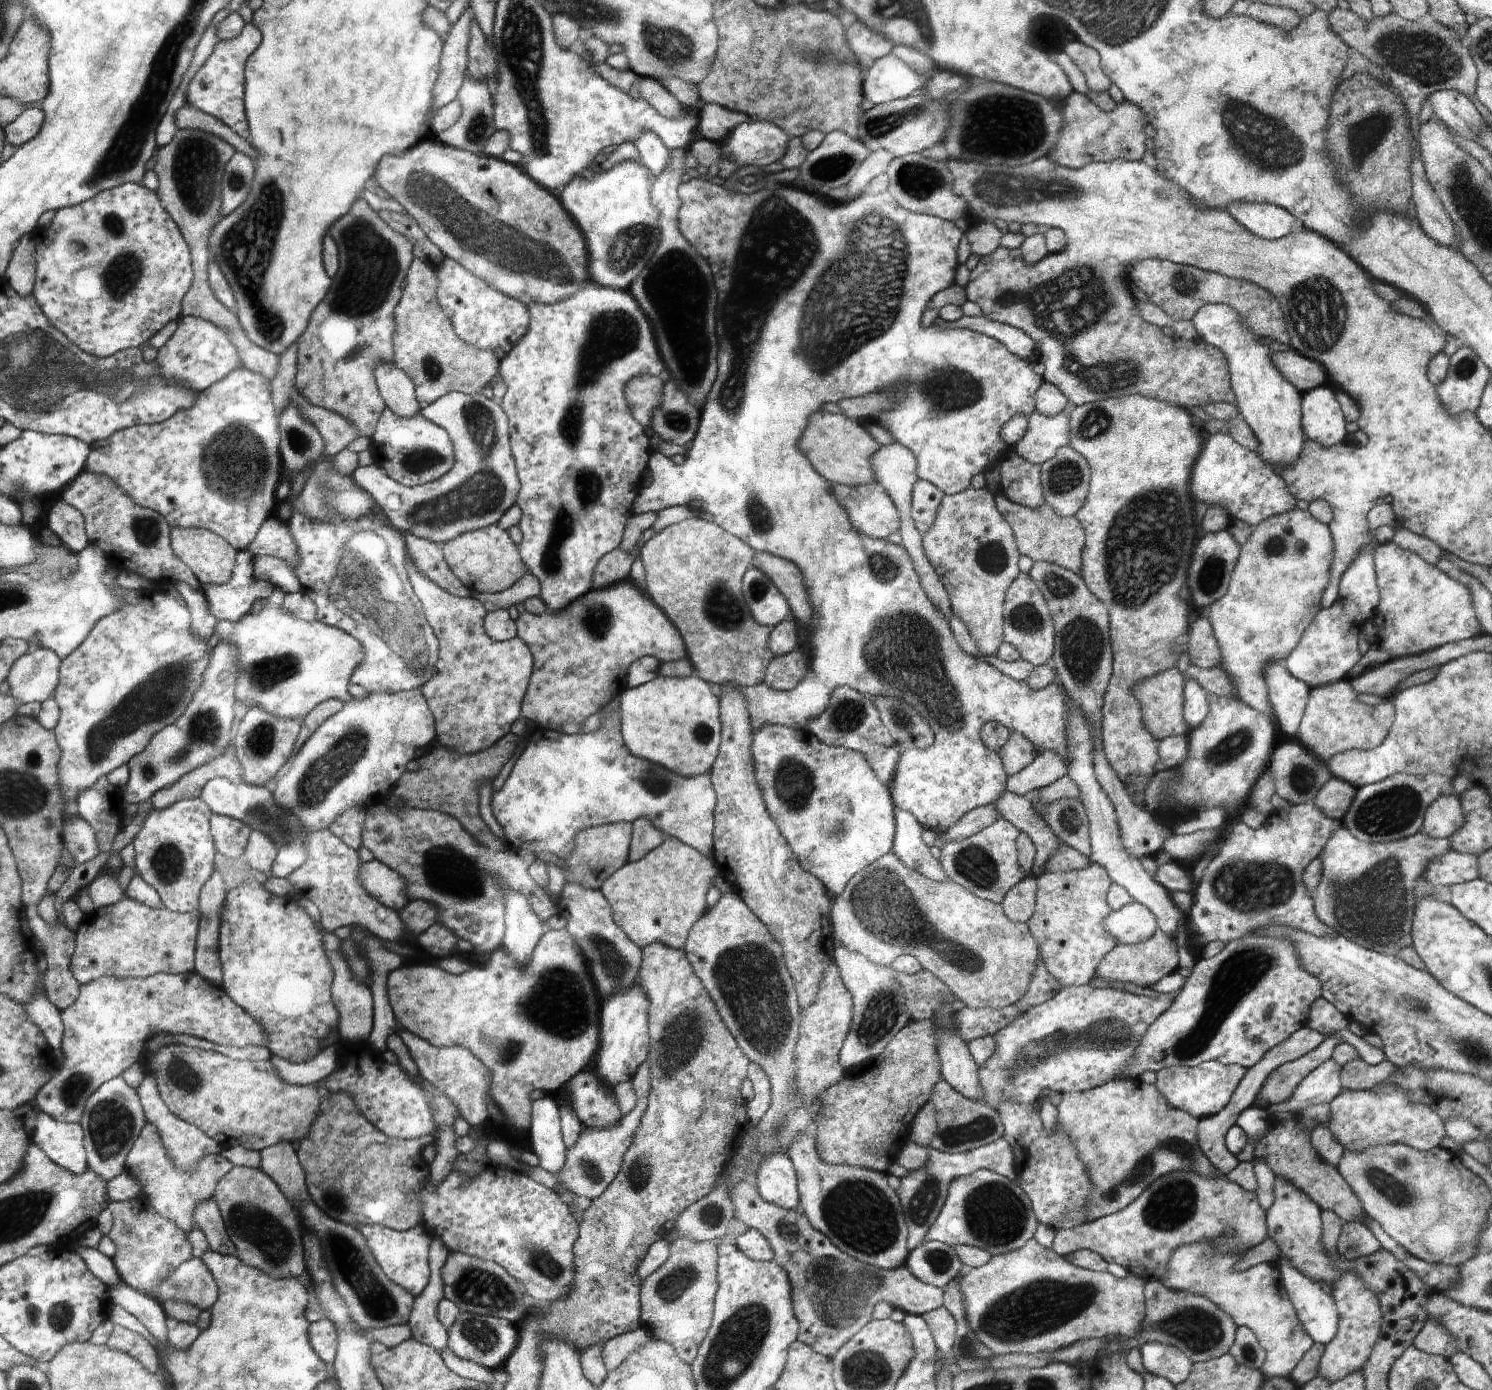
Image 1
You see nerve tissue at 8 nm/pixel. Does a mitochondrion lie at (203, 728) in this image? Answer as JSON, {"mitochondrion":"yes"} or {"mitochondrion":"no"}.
{"mitochondrion":"yes"}

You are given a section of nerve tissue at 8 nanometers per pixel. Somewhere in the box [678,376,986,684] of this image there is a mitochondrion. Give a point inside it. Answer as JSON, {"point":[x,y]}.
{"point":[722,608]}

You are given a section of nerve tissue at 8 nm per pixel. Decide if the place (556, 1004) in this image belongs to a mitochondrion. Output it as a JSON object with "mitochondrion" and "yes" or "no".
{"mitochondrion":"yes"}

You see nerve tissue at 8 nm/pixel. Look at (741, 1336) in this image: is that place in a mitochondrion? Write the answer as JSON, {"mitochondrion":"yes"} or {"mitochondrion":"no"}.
{"mitochondrion":"yes"}

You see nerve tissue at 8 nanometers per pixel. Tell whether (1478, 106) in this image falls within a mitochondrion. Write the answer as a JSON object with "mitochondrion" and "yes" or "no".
{"mitochondrion":"no"}

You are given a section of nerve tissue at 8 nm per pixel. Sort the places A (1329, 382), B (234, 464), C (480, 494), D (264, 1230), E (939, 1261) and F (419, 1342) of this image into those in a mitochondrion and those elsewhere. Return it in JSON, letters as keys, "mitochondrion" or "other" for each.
{"A":"other","B":"mitochondrion","C":"mitochondrion","D":"mitochondrion","E":"mitochondrion","F":"other"}

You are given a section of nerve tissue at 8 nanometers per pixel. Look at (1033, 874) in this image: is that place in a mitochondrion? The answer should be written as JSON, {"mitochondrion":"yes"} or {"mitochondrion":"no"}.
{"mitochondrion":"no"}

